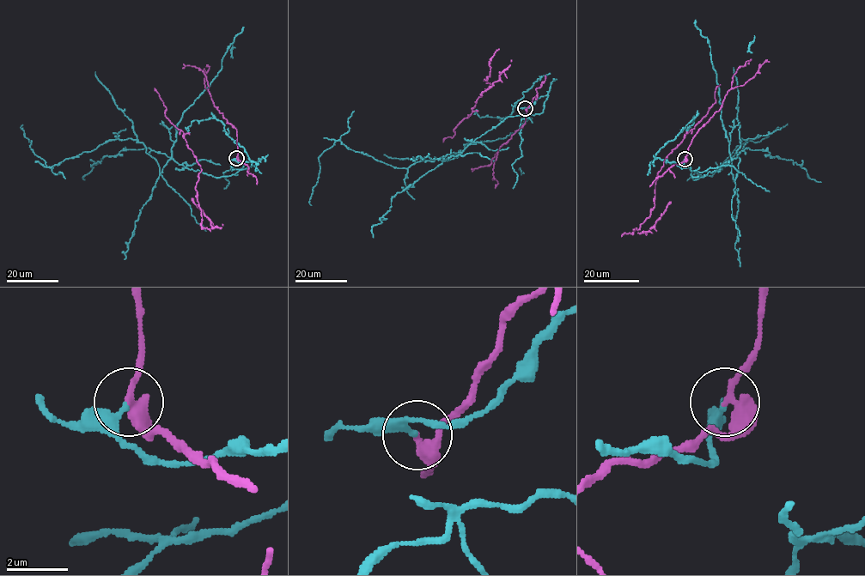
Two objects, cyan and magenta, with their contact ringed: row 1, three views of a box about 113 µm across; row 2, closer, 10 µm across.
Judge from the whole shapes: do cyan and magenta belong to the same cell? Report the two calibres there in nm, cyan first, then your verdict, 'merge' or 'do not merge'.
280 nm thick on the cyan side, 300 nm on the other; do not merge

